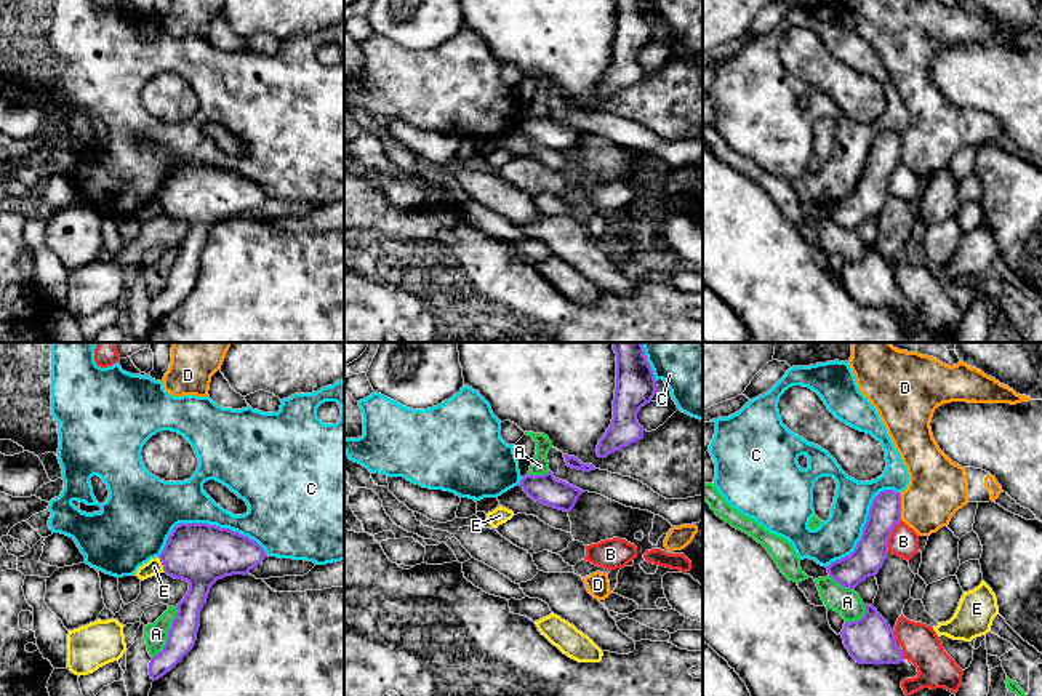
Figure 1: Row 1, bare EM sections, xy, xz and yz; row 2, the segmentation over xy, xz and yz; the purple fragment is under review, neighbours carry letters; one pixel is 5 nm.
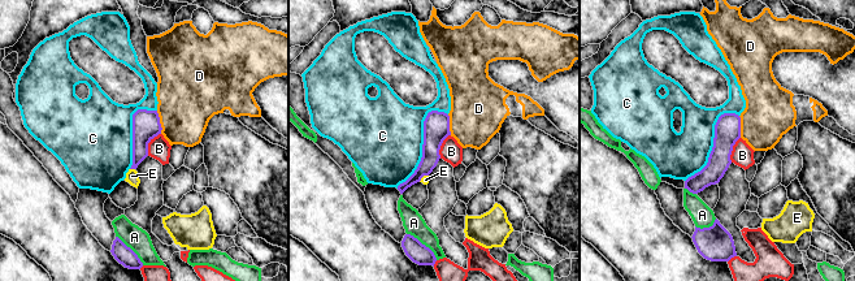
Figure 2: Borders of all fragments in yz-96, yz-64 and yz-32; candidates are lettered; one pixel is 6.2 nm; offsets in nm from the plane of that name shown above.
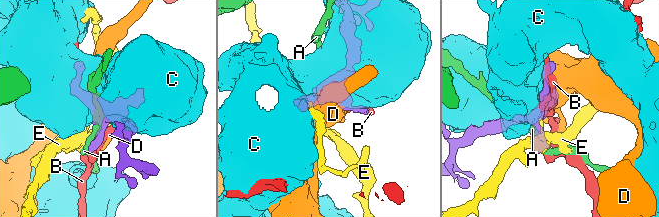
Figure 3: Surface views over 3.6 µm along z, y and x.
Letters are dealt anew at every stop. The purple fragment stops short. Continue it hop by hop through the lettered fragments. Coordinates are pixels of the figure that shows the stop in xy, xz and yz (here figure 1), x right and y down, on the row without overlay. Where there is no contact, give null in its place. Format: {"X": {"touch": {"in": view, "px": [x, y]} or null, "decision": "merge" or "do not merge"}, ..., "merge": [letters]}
{"A": {"touch": {"in": "xy", "px": [168, 274]}, "decision": "do not merge"}, "B": {"touch": {"in": "yz", "px": [889, 178]}, "decision": "do not merge"}, "C": {"touch": {"in": "xy", "px": [207, 165]}, "decision": "do not merge"}, "D": {"touch": {"in": "yz", "px": [900, 149]}, "decision": "do not merge"}, "E": {"touch": {"in": "xy", "px": [162, 205]}, "decision": "do not merge"}, "merge": []}

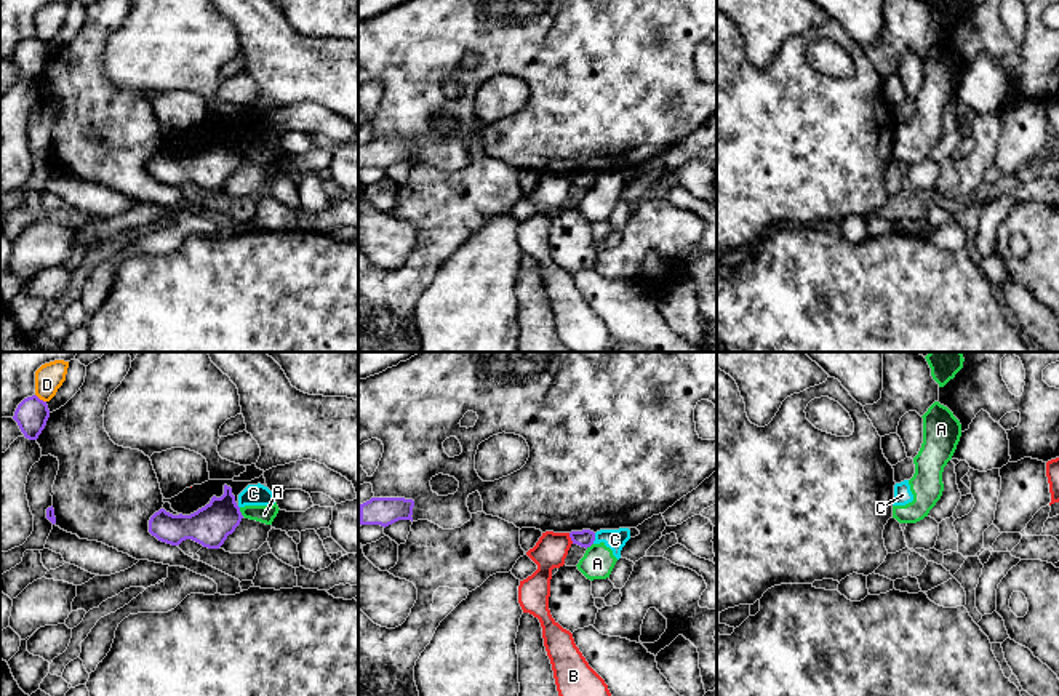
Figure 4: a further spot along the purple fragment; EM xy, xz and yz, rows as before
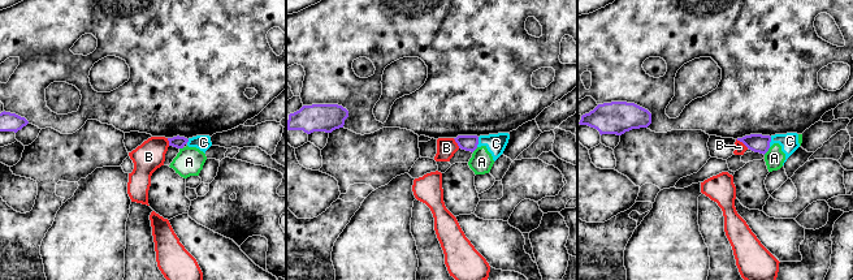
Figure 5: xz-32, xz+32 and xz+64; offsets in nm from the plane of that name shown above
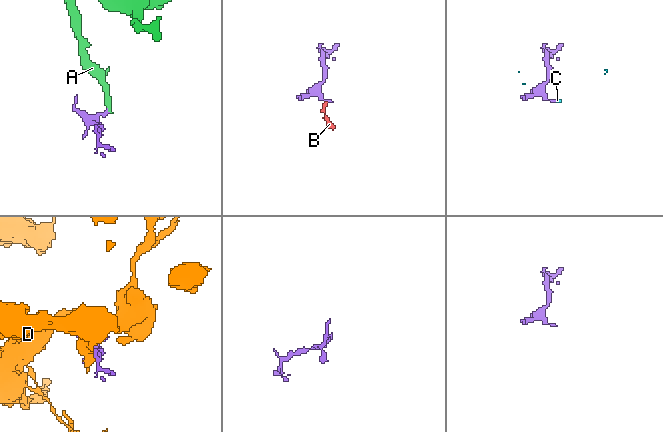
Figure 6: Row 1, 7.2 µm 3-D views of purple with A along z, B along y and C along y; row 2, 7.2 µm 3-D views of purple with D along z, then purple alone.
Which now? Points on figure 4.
{"A": {"touch": {"in": "xy", "px": [240, 154]}, "decision": "do not merge"}, "B": {"touch": {"in": "xz", "px": [570, 178]}, "decision": "do not merge"}, "C": {"touch": {"in": "xz", "px": [594, 180]}, "decision": "do not merge"}, "D": {"touch": {"in": "xy", "px": [39, 40]}, "decision": "do not merge"}, "merge": []}

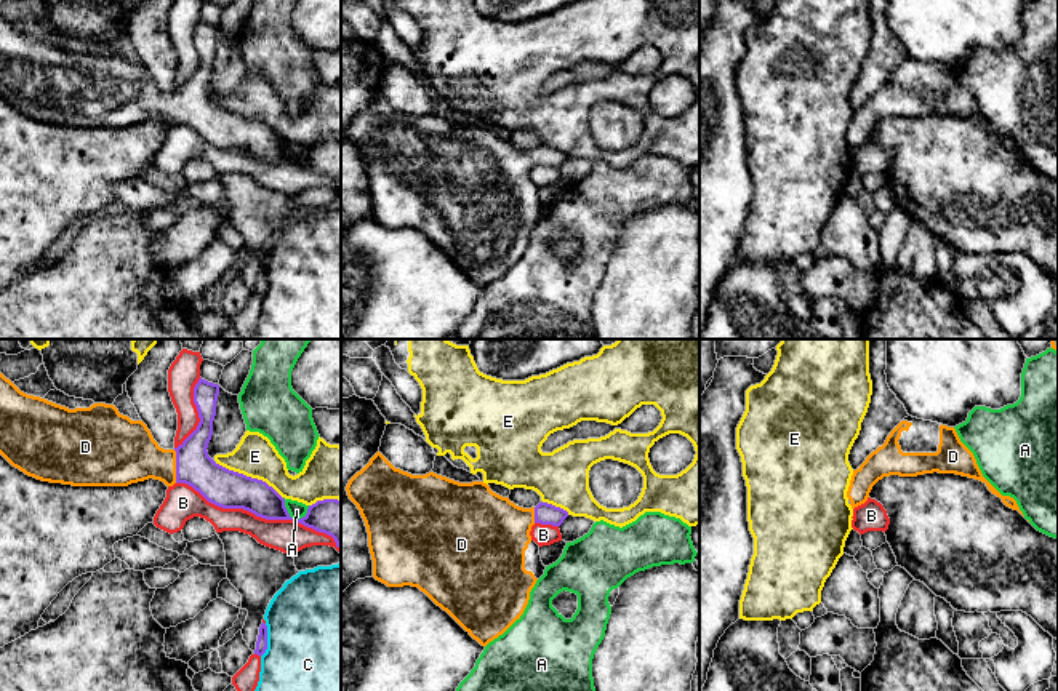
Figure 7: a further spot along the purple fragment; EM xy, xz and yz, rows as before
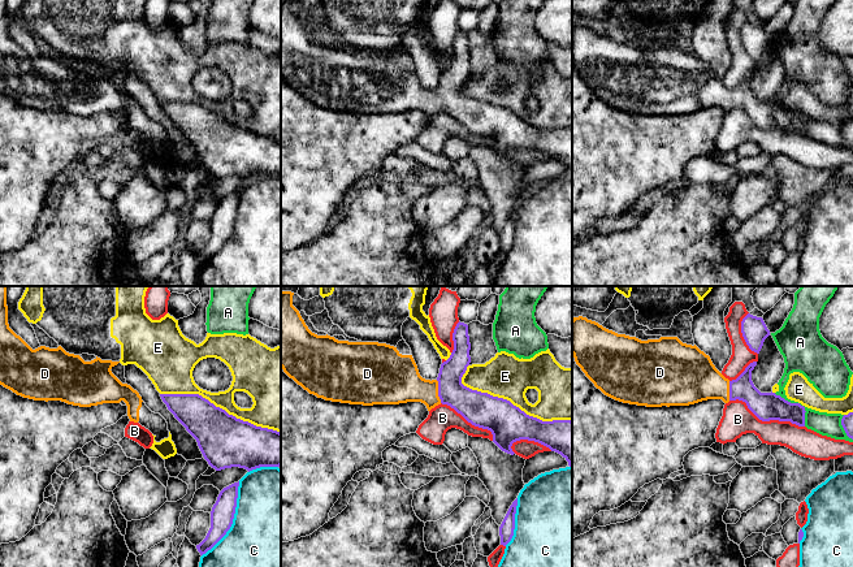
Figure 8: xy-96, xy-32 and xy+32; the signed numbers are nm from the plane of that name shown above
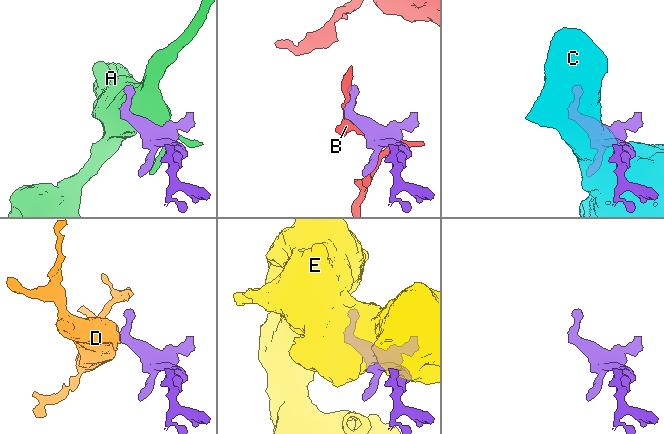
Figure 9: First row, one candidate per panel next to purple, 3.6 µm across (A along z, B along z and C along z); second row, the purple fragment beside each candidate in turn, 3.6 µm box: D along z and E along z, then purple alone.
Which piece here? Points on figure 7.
{"A": {"touch": {"in": "xy", "px": [288, 157]}, "decision": "do not merge"}, "B": {"touch": {"in": "xy", "px": [260, 157]}, "decision": "do not merge"}, "C": {"touch": {"in": "xy", "px": [266, 282]}, "decision": "do not merge"}, "D": {"touch": {"in": "xy", "px": [176, 107]}, "decision": "merge"}, "E": {"touch": {"in": "xy", "px": [248, 119]}, "decision": "do not merge"}, "merge": ["D"]}

